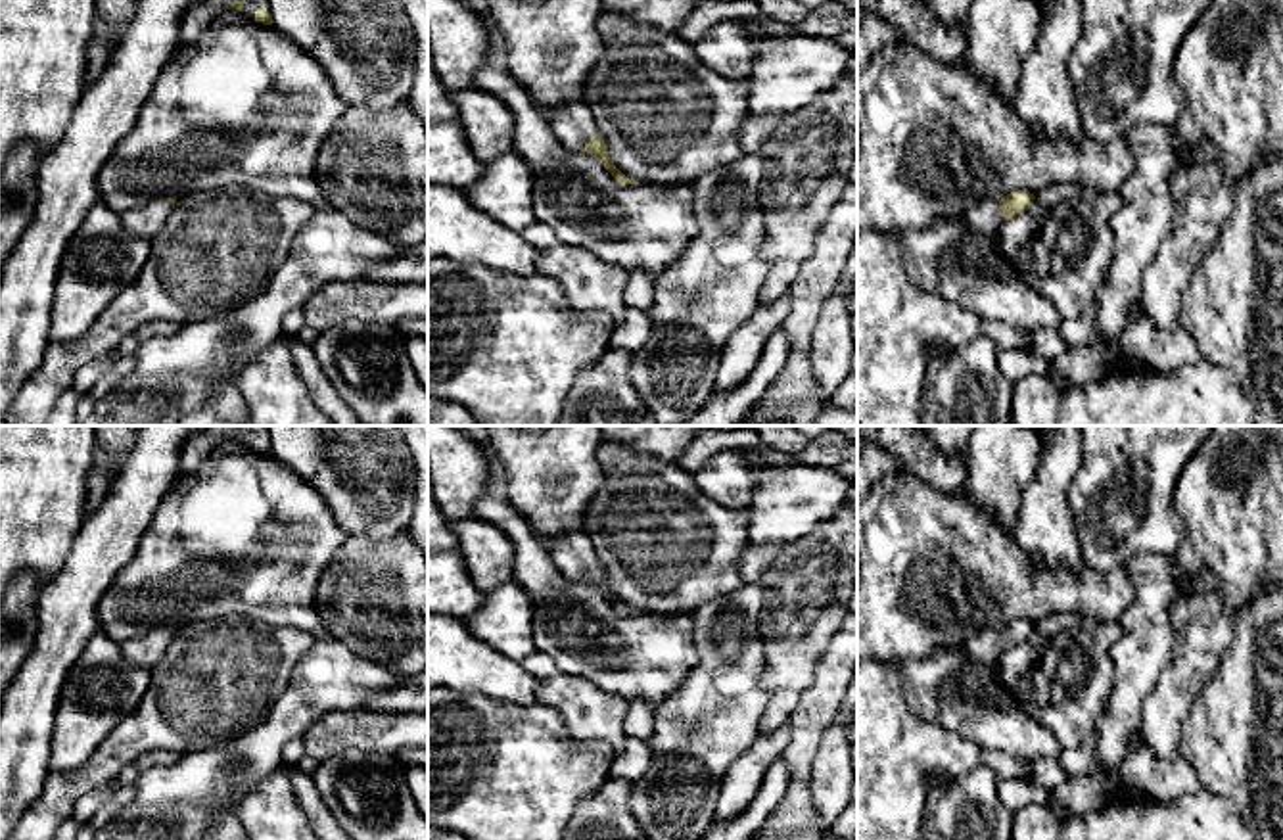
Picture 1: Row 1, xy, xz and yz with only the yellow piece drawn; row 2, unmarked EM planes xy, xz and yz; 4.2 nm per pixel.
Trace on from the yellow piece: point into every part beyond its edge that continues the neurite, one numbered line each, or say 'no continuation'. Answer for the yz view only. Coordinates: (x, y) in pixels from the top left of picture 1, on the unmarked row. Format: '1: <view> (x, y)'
1: yz (986, 645)

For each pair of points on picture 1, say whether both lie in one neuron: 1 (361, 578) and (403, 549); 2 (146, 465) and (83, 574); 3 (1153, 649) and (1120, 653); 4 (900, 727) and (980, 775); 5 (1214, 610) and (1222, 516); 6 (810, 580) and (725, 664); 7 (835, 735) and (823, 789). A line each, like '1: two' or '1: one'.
1: one
2: one
3: one
4: two
5: one
6: two
7: one

